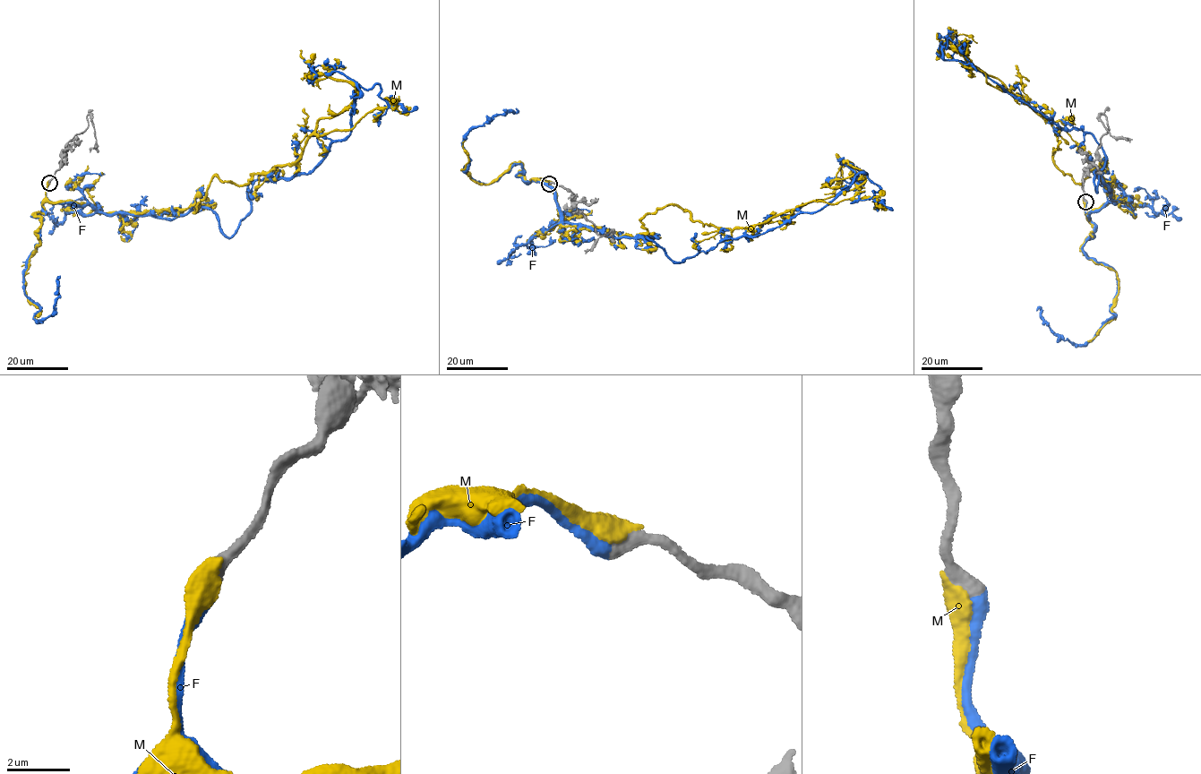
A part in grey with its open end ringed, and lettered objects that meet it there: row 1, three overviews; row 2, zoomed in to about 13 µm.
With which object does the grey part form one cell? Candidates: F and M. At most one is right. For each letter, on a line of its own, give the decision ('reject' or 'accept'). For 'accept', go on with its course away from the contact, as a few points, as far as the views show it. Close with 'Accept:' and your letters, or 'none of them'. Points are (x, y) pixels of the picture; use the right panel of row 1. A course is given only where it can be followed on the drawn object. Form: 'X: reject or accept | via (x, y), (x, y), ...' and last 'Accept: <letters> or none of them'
F: accept | via (1085, 201), (1088, 219), (1115, 203), (1095, 169), (1094, 189), (1103, 150), (943, 58), (948, 39), (964, 42)
M: reject
Accept: F

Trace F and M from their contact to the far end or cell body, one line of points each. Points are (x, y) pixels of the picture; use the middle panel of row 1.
F: (550, 183), (539, 178), (563, 221), (616, 237), (650, 236), (681, 262), (818, 210), (861, 172), (893, 210)
M: (550, 182), (562, 226), (634, 236), (671, 204), (733, 229), (864, 176), (840, 167), (824, 193)

